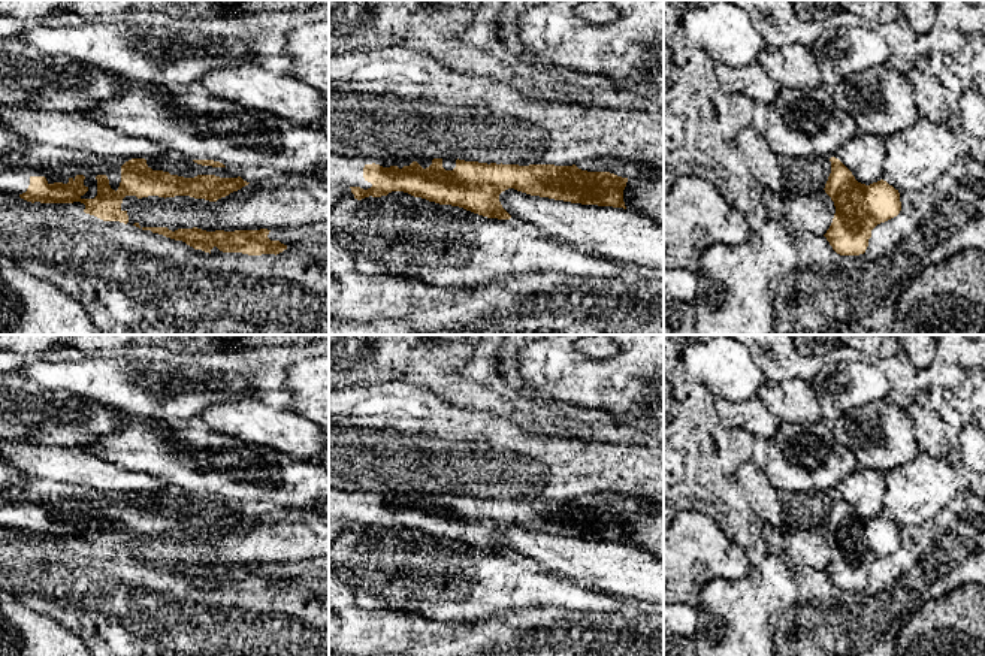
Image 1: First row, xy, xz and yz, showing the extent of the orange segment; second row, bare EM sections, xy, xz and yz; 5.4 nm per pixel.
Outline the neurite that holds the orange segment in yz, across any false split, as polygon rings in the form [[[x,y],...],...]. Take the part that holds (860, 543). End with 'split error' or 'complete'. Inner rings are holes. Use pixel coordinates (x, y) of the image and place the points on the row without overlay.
[[[831,492],[830,496],[831,508],[824,525],[834,536],[836,548],[824,571],[833,584],[840,590],[864,589],[868,581],[868,574],[871,572],[871,565],[877,559],[885,557],[900,548],[900,527],[883,514],[870,520],[861,519],[839,493]]] | complete

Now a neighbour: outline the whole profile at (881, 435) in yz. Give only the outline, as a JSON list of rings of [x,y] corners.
[[[886,399],[847,411],[831,427],[836,441],[855,454],[858,469],[886,472],[919,453],[910,415]]]

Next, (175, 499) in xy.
[[[176,489],[157,490],[146,495],[148,502],[152,505],[169,507],[170,510],[178,510],[184,513],[194,513],[197,510],[215,510],[220,513],[238,513],[239,505],[229,502],[212,502],[194,498],[190,493],[184,493]]]

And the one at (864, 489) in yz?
[[[868,468],[855,469],[836,490],[861,519],[870,520],[883,513],[885,472]]]

